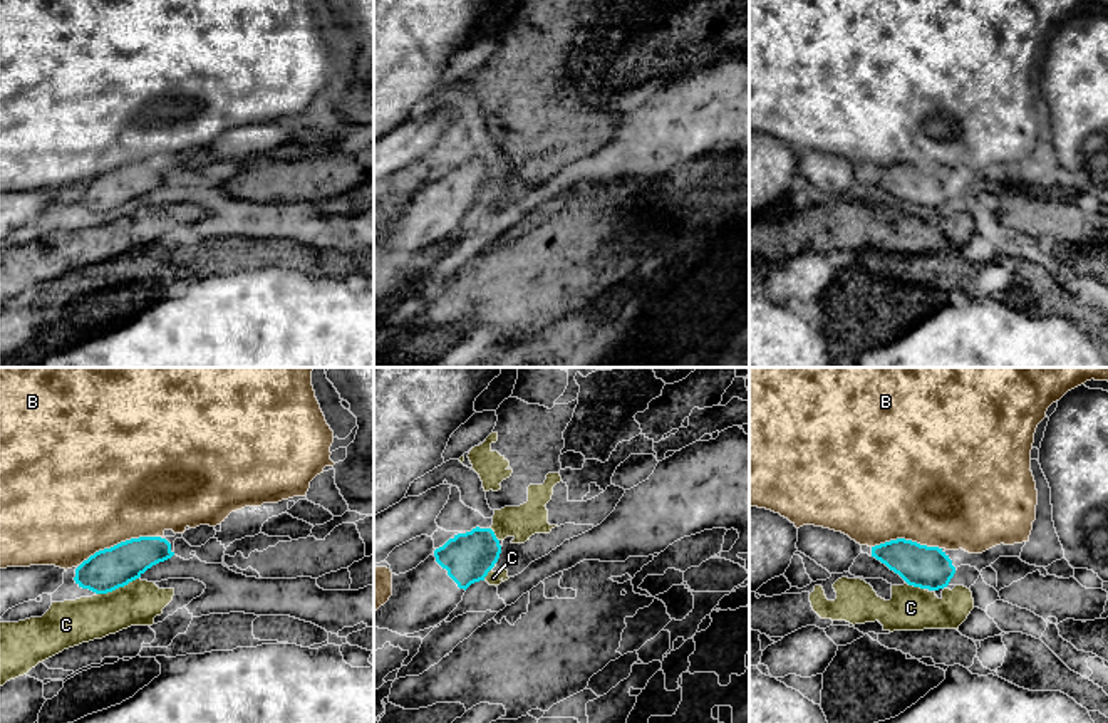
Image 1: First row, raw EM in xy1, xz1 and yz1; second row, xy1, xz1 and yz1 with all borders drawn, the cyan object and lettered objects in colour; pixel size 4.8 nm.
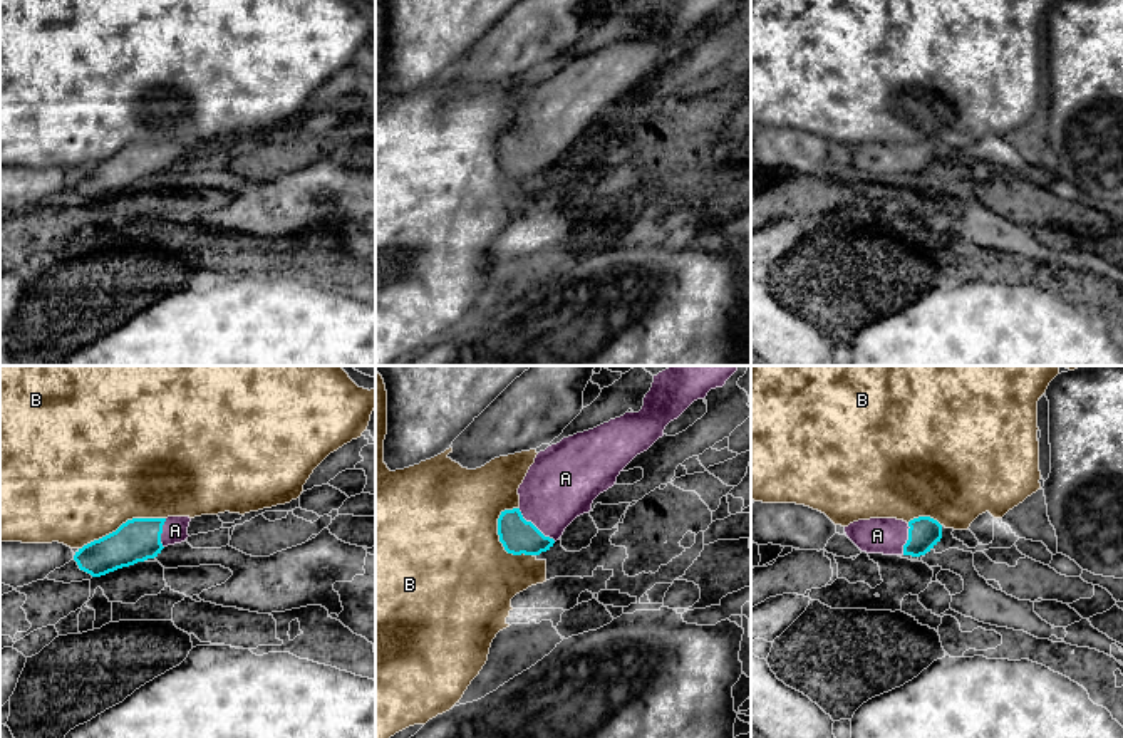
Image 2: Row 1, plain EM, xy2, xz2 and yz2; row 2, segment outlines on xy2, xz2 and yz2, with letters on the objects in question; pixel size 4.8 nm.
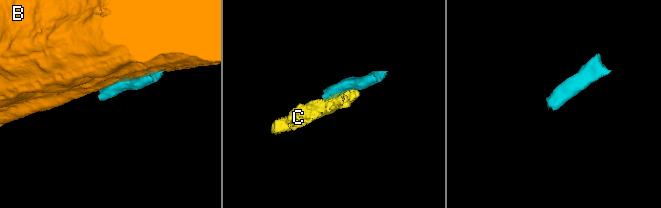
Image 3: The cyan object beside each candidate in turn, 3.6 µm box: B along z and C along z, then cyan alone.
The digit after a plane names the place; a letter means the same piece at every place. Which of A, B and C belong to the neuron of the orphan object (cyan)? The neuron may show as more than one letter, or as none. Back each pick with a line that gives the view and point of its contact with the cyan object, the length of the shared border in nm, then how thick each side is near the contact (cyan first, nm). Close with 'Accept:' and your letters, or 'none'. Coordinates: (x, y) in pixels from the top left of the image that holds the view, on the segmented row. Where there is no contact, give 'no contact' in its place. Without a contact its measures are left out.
A: contact xz2 (533, 525); length 240 nm; calibres 160 and 340 nm
Accept: A

